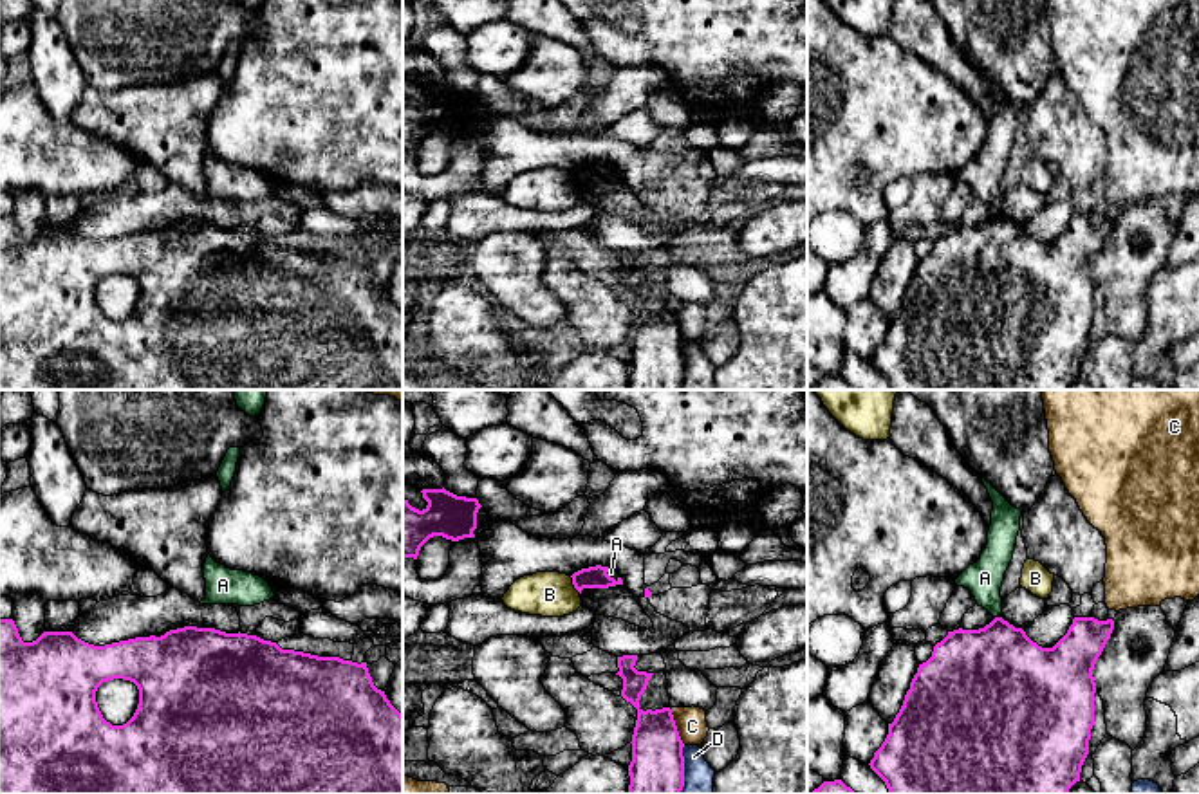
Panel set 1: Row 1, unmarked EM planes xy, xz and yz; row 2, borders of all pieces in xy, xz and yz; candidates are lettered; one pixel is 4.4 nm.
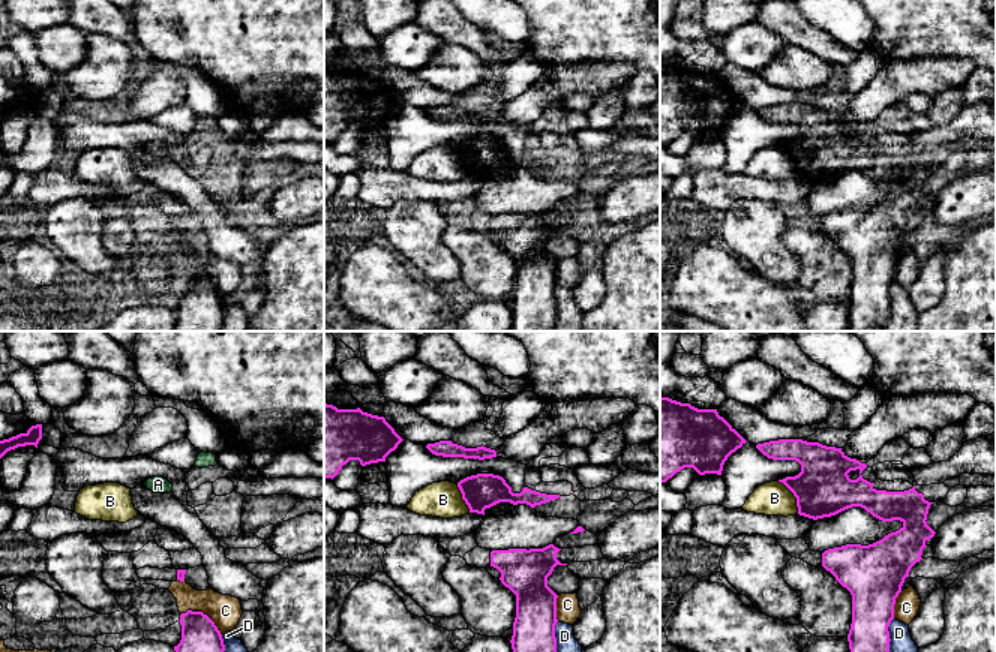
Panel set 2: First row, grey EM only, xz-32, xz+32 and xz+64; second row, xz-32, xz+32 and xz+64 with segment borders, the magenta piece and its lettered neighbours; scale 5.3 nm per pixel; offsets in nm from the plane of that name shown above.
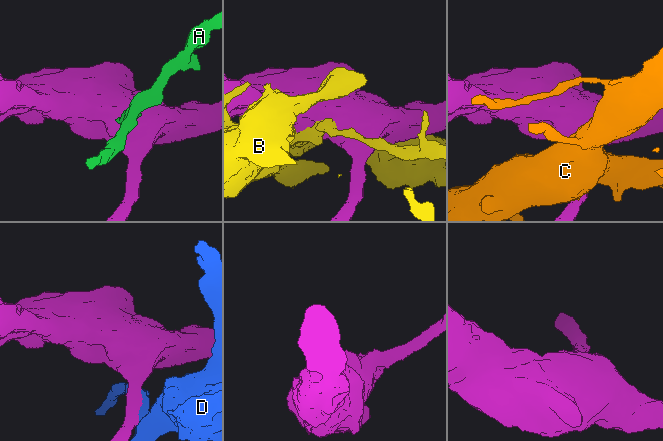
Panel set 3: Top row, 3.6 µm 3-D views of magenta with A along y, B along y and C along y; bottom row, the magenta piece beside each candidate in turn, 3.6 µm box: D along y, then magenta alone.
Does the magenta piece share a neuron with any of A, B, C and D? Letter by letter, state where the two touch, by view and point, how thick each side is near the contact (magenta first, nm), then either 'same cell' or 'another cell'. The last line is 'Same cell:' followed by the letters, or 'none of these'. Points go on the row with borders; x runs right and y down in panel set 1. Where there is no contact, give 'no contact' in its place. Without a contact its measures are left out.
A: meets magenta in yz at (997, 618); 440 nm thick on the magenta side, 160 nm on the other; another cell
B: meets magenta in xz at (573, 583); 100 nm thick on the magenta side, 200 nm on the other; another cell
C: meets magenta in xz at (676, 726); 240 nm thick on the magenta side, 140 nm on the other; another cell
D: meets magenta in xz at (683, 769); 240 nm thick on the magenta side, 140 nm on the other; another cell
Same cell: none of these

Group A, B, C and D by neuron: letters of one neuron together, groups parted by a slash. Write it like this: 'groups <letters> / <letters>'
groups A / B / C / D

